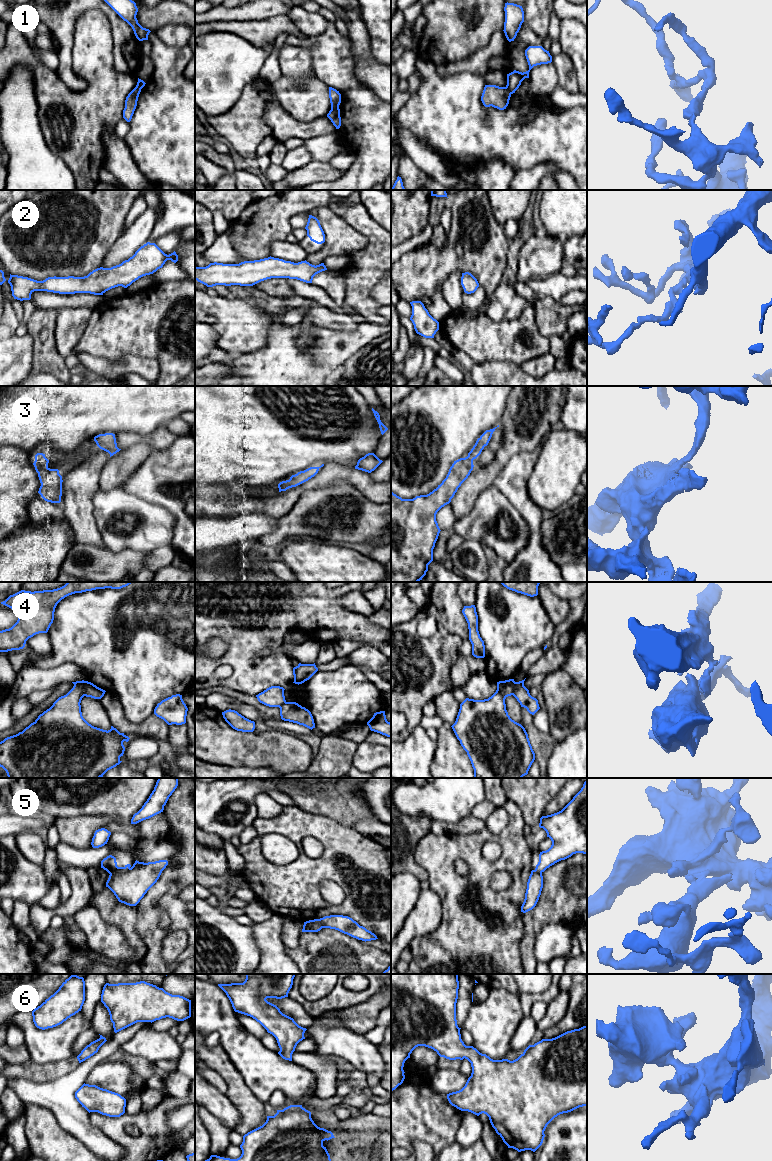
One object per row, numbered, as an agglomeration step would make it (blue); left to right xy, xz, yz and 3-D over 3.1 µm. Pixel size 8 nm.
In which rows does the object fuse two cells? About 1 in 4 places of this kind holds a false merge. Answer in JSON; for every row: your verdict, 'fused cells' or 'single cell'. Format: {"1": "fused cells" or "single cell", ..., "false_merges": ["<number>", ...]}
{"1": "fused cells", "2": "single cell", "3": "single cell", "4": "single cell", "5": "fused cells", "6": "single cell", "false_merges": ["1", "5"]}

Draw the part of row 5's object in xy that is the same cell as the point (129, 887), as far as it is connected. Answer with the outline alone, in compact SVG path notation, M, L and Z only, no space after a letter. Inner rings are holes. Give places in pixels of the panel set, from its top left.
M136 860L126 872L111 873L106 882L106 887L114 893L119 902L136 906L157 882L167 865L167 860L148 863Z

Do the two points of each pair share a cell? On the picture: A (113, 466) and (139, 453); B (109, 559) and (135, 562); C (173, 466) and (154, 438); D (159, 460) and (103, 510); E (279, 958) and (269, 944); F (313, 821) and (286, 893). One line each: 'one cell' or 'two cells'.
A: one cell
B: one cell
C: two cells
D: two cells
E: one cell
F: one cell

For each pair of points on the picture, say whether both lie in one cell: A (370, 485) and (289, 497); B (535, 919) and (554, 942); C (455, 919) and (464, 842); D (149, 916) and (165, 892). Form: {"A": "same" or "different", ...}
{"A": "same", "B": "different", "C": "same", "D": "same"}

